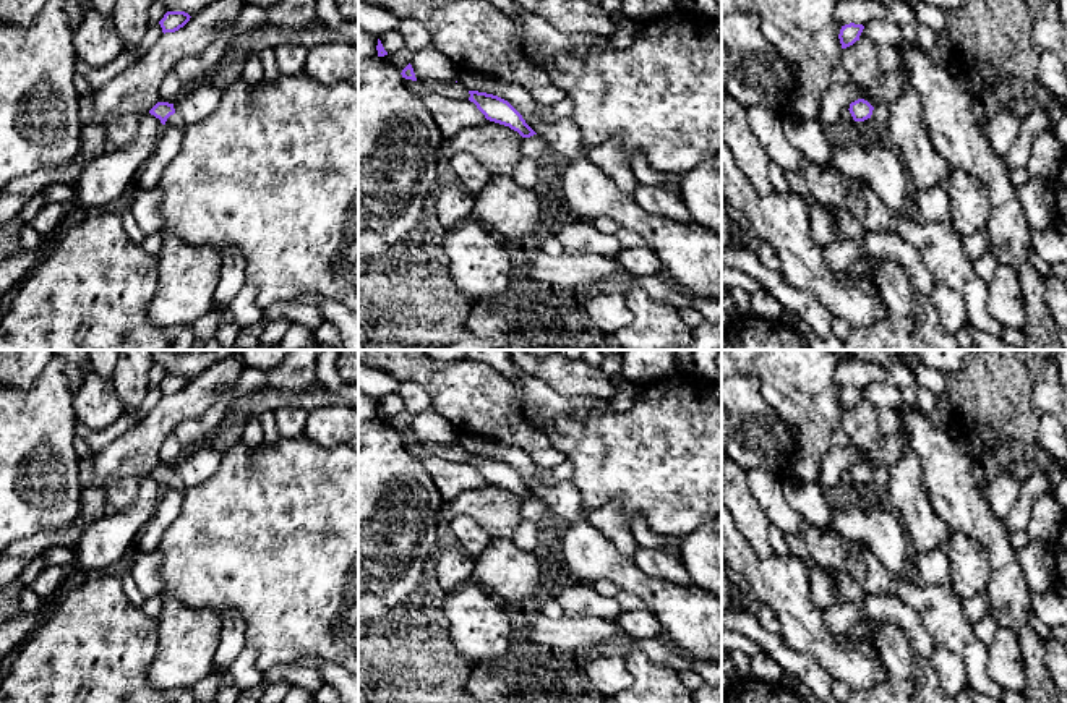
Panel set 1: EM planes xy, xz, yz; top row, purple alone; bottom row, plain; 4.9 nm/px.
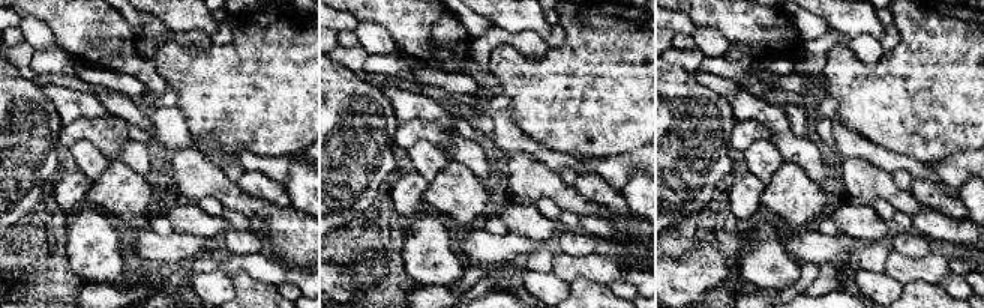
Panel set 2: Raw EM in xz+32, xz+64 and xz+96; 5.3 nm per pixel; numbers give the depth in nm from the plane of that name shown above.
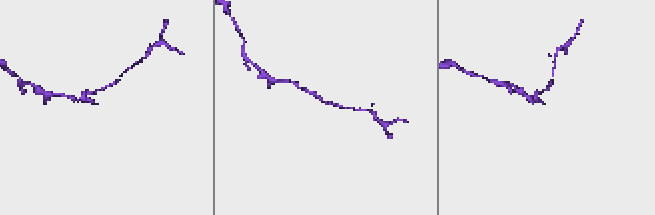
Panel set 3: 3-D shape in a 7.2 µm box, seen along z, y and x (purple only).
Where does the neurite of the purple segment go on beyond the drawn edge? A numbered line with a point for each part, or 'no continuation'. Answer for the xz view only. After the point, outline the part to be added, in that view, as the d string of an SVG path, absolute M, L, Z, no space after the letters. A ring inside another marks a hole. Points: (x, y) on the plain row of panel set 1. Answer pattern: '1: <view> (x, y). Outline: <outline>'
no continuation

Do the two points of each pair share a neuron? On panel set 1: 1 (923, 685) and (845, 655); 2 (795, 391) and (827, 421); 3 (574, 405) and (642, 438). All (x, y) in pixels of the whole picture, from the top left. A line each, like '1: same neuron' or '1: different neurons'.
1: different neurons
2: same neuron
3: different neurons

